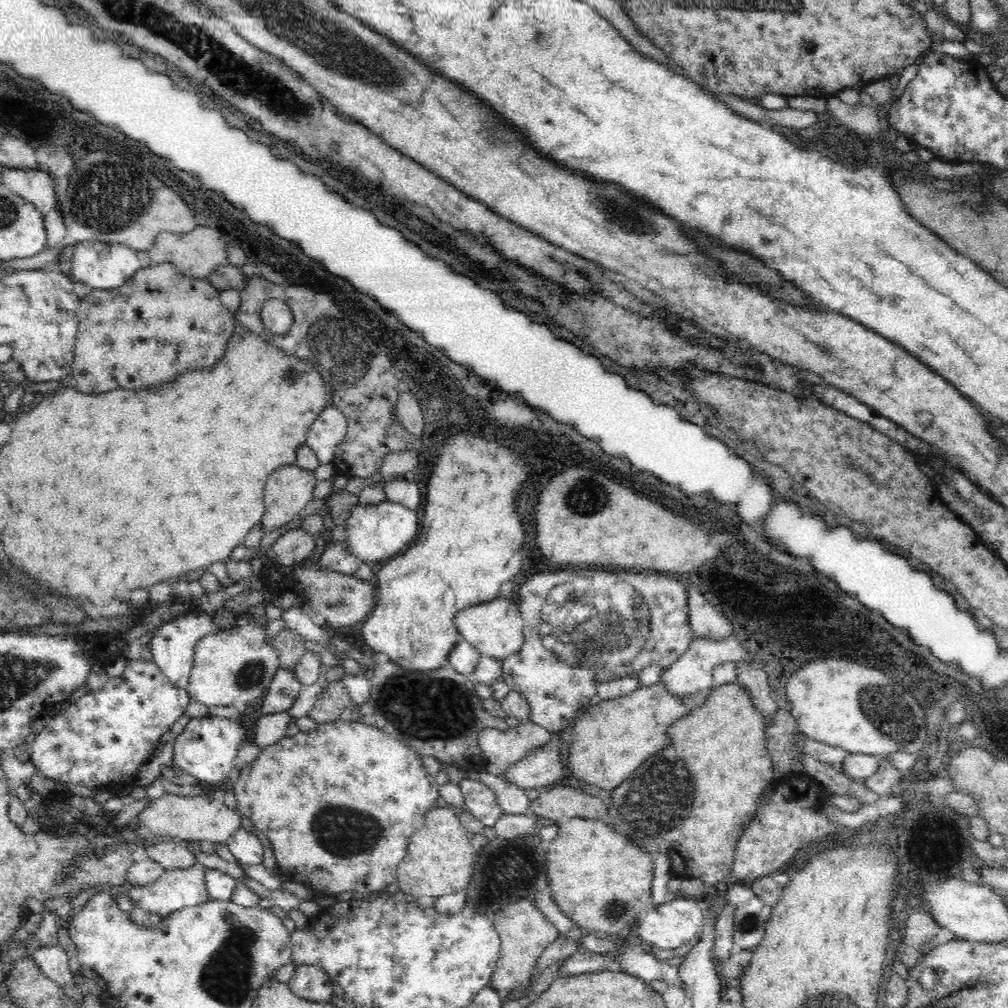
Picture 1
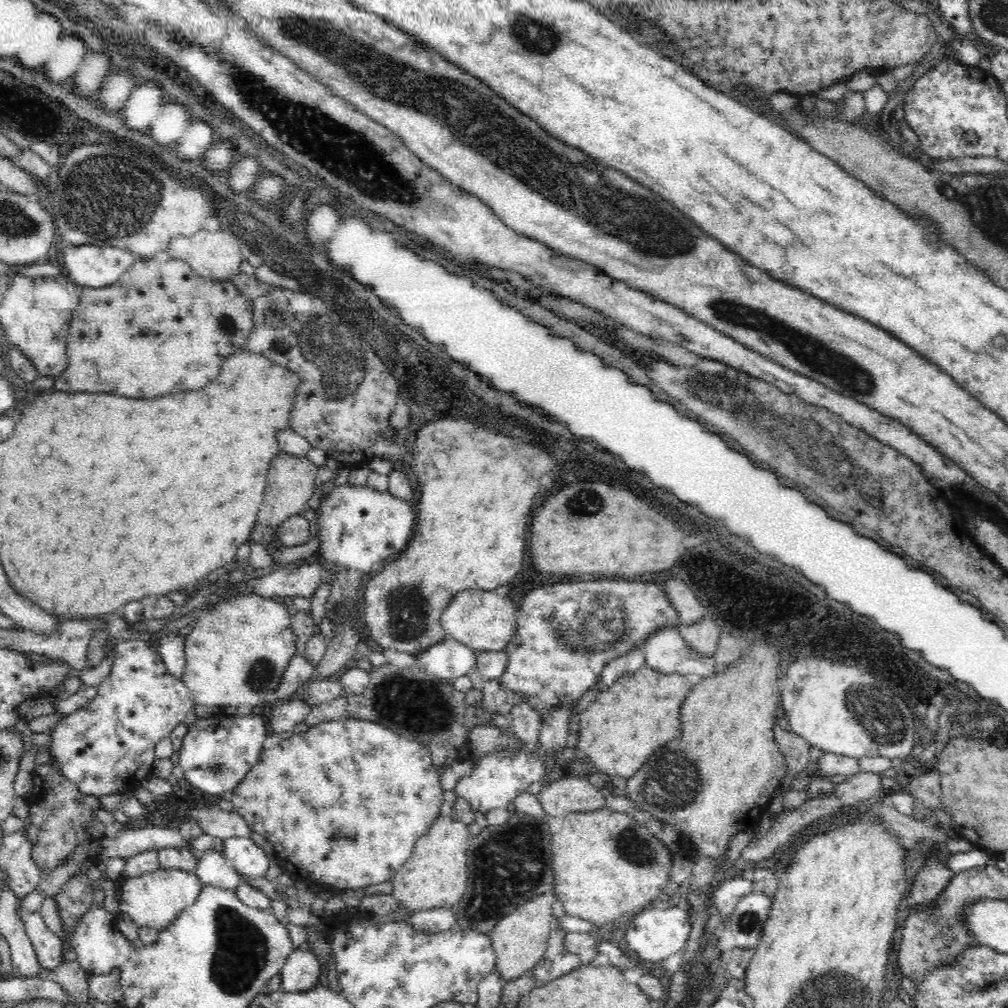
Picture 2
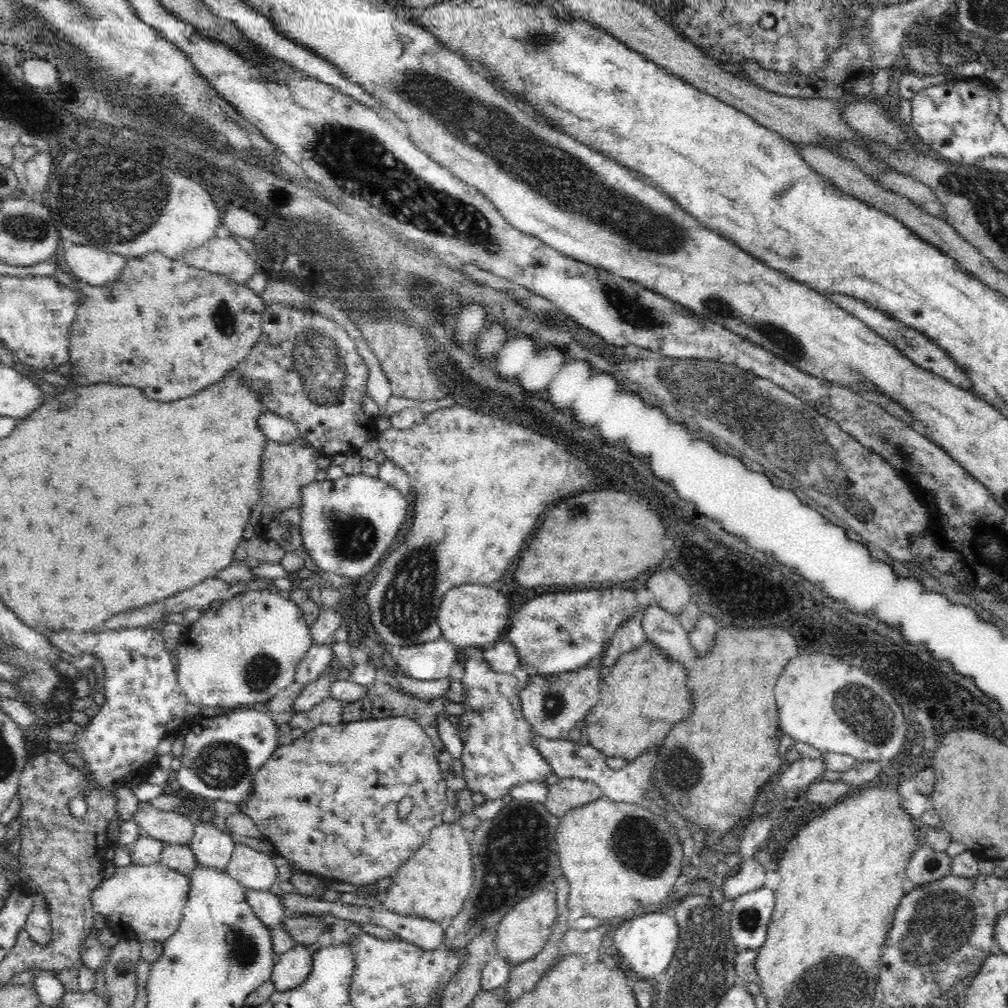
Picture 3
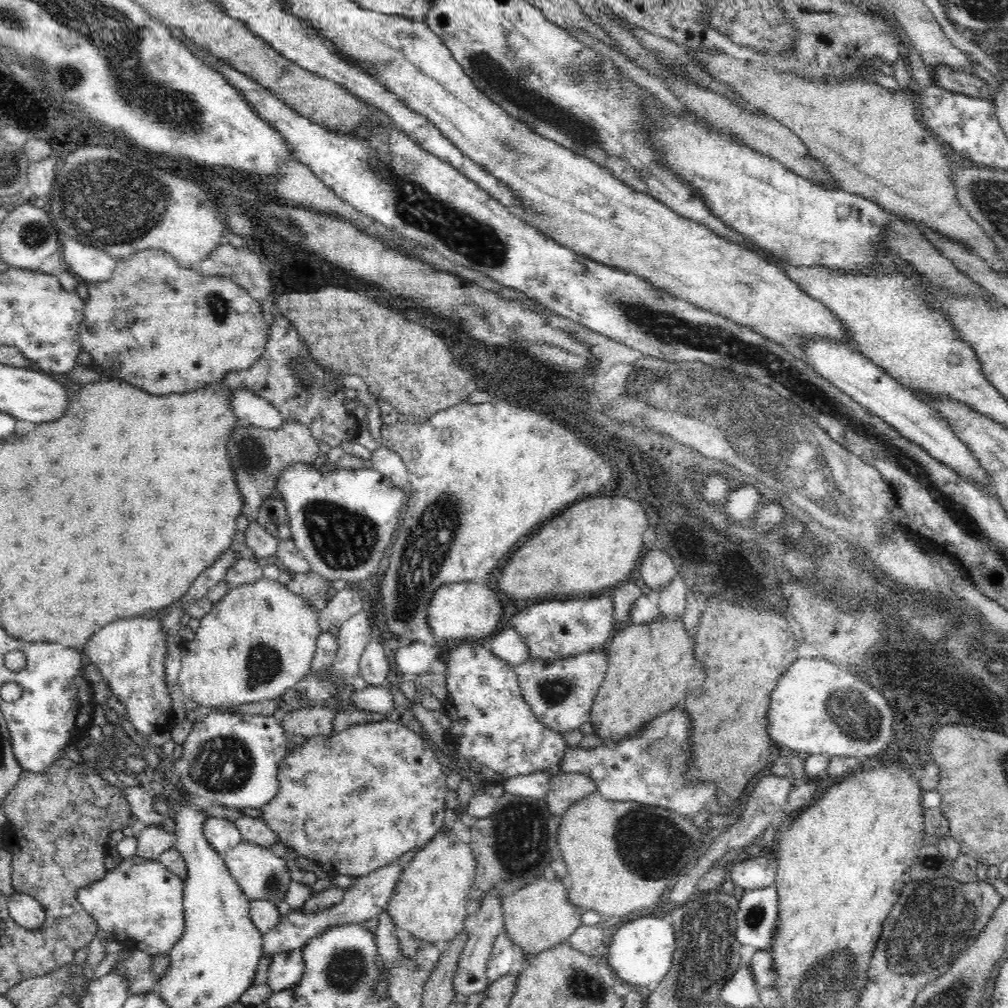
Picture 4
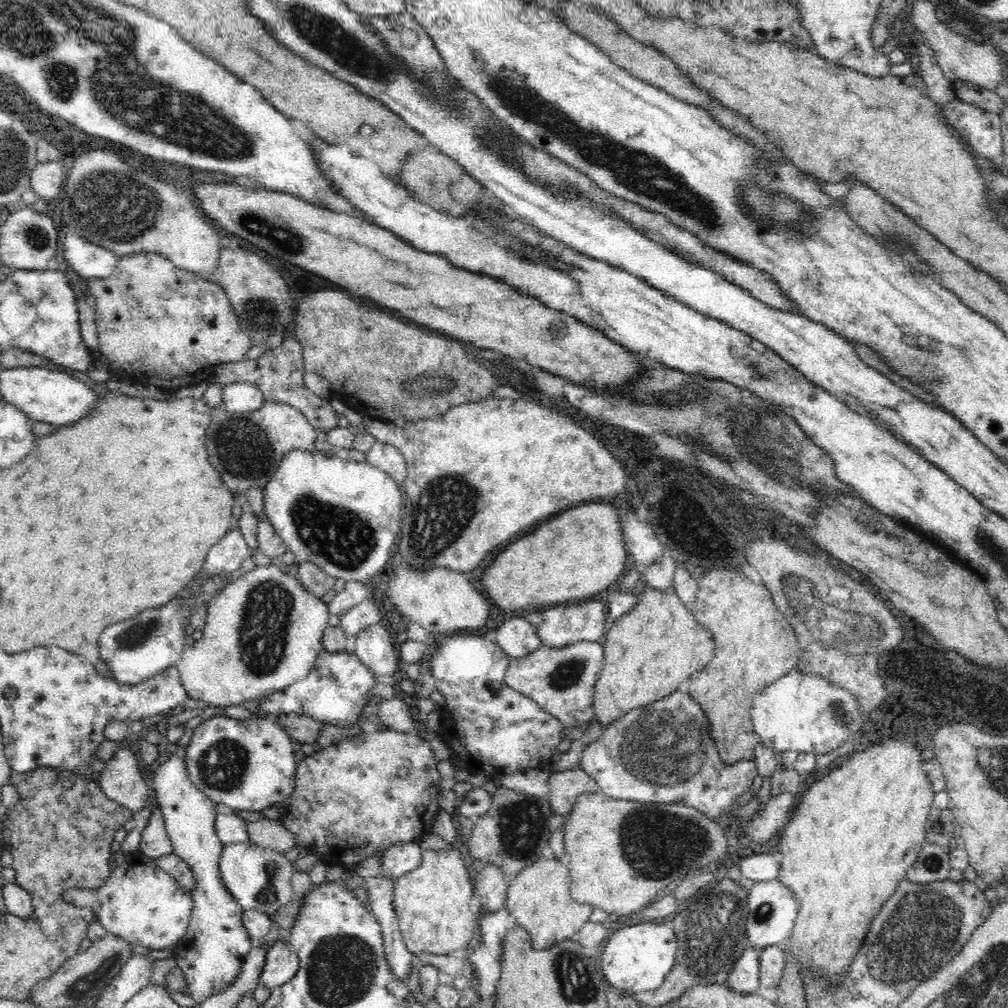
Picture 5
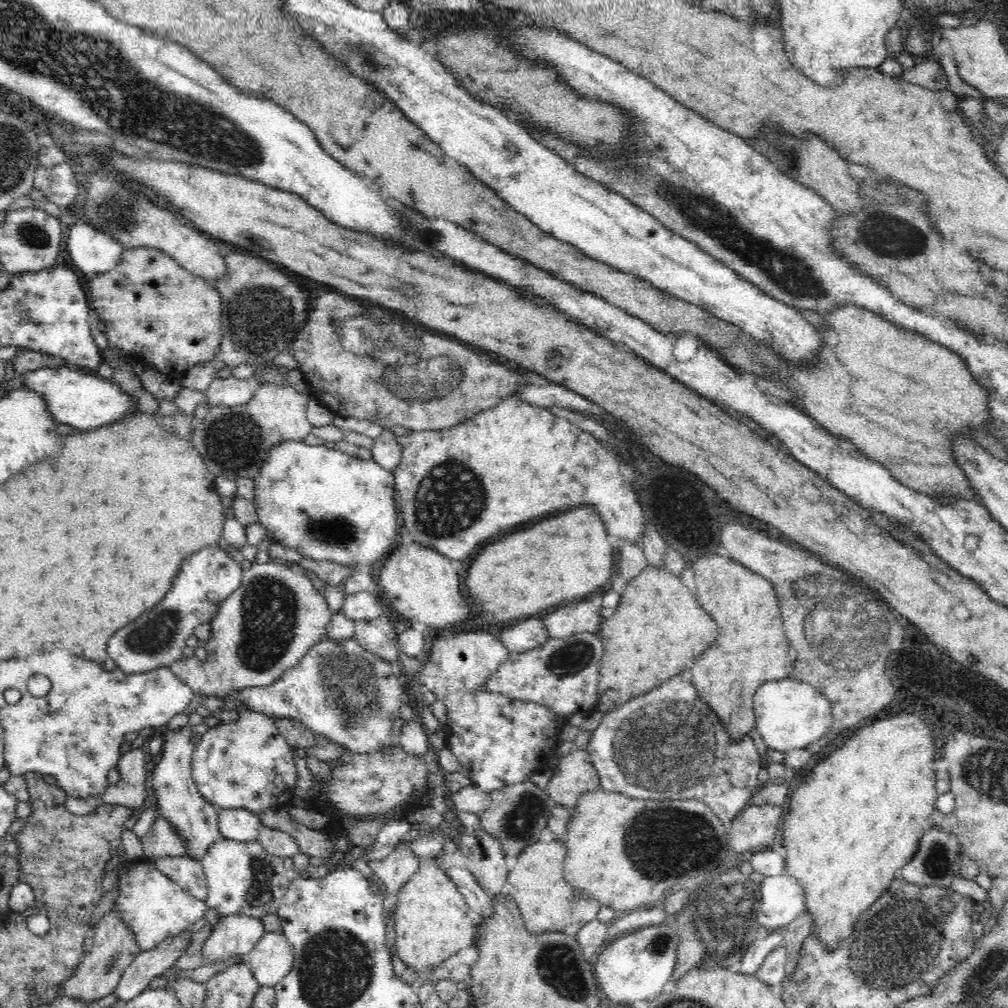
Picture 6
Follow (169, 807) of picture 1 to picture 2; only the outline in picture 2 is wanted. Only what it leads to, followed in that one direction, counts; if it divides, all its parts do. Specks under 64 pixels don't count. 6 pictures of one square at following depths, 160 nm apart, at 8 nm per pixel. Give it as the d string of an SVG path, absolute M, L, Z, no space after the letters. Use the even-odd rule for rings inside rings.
M217 804L211 806L186 808L189 814L187 819L192 823L198 823L204 834L226 840L232 837L248 838L252 834L250 825L246 819L236 811L222 811Z

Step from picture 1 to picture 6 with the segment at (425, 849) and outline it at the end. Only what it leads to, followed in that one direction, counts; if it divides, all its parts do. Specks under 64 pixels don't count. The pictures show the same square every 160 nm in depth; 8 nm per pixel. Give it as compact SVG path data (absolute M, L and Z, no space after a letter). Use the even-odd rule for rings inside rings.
M422 860L420 867L414 876L404 884L397 894L397 903L394 909L395 920L395 952L396 955L412 970L416 970L418 974L427 971L427 978L430 978L432 970L442 964L444 960L448 960L450 956L454 956L460 952L462 948L470 946L474 937L473 920L468 917L468 906L465 896L456 888L454 882L442 870L434 860Z

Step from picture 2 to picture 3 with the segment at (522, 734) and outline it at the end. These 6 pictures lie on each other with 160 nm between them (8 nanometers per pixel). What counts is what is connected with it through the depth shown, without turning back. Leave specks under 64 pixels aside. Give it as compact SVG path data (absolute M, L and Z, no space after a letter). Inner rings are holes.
M534 733L534 747L542 753L544 759L550 763L552 772L560 779L563 778L580 778L589 780L597 784L602 790L604 796L614 802L626 802L630 804L642 804L649 797L648 792L658 792L654 789L652 781L652 772L658 762L658 753L661 748L654 748L639 754L632 762L619 770L614 770L606 763L606 756L596 747L587 744L566 739L547 739L546 737Z

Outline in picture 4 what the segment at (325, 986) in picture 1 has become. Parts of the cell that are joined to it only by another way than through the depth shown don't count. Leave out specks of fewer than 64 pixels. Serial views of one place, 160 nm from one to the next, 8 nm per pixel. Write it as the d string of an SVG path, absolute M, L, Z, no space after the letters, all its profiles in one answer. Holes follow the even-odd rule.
M301 949L277 952L271 958L267 983L273 992L290 988L302 978L305 962Z

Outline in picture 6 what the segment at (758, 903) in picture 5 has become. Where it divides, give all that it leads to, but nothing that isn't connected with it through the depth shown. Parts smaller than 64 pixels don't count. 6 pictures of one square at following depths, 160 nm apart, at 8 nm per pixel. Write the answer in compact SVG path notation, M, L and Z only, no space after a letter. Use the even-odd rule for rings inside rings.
M782 873L761 882L762 902L756 912L761 933L782 929L796 920L806 908L806 894L796 878Z

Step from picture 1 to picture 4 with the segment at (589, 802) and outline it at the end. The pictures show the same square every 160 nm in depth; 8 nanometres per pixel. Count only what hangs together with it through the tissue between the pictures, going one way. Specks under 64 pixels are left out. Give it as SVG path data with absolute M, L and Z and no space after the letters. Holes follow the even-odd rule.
M580 773L552 775L548 785L550 792L545 800L550 812L560 818L566 814L572 804L588 796L592 791L596 791L595 782Z

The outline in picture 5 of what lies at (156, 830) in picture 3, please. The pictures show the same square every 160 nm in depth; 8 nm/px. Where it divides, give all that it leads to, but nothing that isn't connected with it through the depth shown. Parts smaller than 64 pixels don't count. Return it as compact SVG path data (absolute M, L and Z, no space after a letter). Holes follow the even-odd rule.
M128 744L118 746L97 778L100 788L110 800L119 802L133 813L144 808L148 787L138 768L136 755Z

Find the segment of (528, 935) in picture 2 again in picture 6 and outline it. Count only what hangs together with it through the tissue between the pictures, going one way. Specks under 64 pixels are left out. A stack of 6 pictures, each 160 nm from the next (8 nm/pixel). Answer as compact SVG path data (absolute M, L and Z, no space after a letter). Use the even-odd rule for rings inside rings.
M556 838L552 842L540 840L523 848L519 852L518 862L509 871L505 892L518 905L530 933L563 932L576 936L584 925L597 918L602 908L584 890L574 888L566 882L562 872L564 858L566 858L564 844L560 844Z

